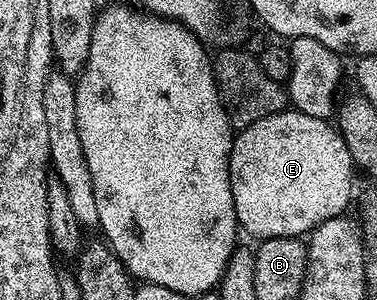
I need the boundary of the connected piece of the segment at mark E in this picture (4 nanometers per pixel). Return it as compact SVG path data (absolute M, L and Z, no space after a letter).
M284 110L253 122L231 141L229 174L240 229L251 236L259 236L260 241L278 236L302 237L321 222L344 215L351 200L351 168L351 155L334 123L309 118L309 114L294 110Z

